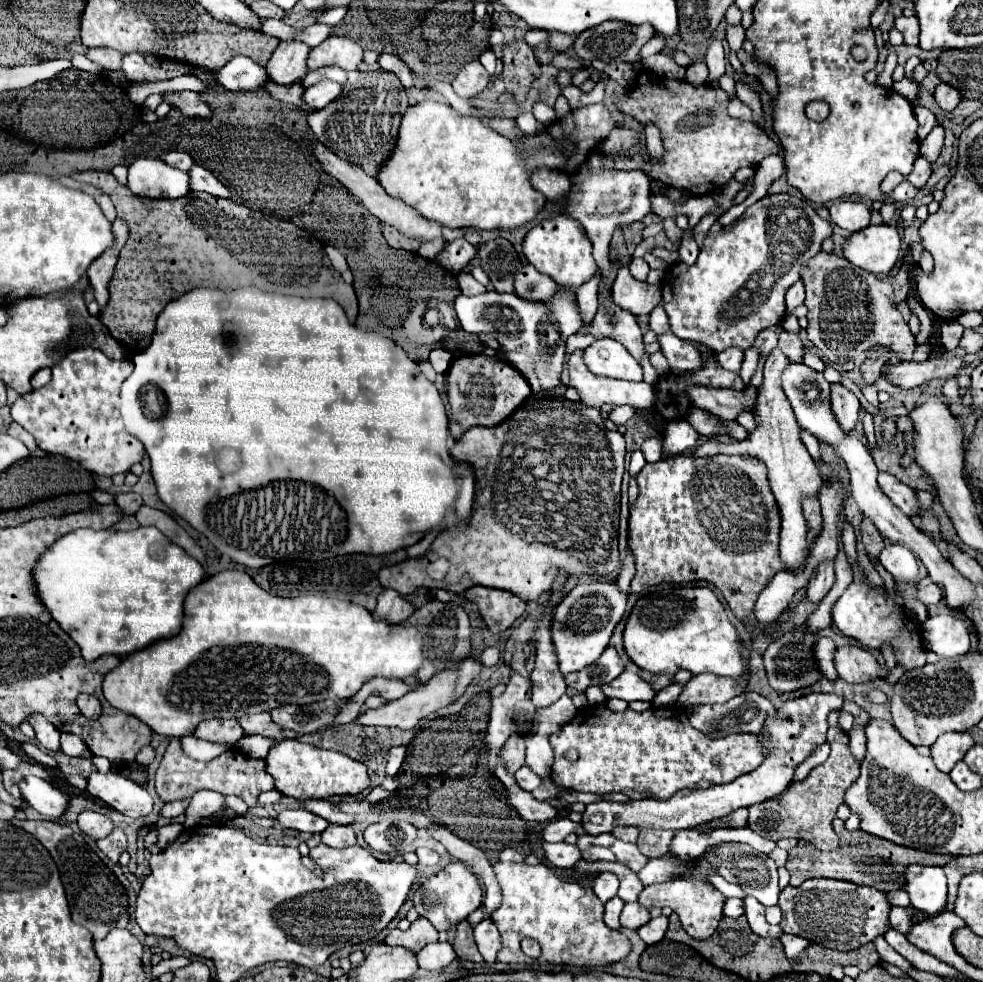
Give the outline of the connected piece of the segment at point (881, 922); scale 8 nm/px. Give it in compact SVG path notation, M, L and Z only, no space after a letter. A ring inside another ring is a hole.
M812 878L798 888L784 888L780 892L778 906L782 910L782 932L802 936L810 942L842 952L856 950L890 930L890 904L886 902L886 894L876 888L858 886L852 882Z

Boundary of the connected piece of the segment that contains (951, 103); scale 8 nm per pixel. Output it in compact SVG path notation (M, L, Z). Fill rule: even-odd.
M940 82L940 84L936 86L936 90L934 90L934 98L936 98L936 102L938 102L938 106L940 106L942 110L950 112L950 110L954 110L954 108L958 106L958 102L960 102L960 92L956 92L952 86Z

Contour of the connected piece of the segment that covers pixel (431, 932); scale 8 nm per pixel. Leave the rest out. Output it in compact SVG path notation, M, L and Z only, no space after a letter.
M418 918L416 922L410 924L410 928L406 932L402 932L398 928L390 930L384 942L388 946L404 946L404 948L412 948L414 952L418 952L426 944L438 942L438 932L426 918Z

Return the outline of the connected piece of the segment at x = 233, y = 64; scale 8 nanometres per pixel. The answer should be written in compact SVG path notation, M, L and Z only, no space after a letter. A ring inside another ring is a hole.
M246 56L232 58L224 68L218 70L218 84L228 90L258 90L268 82L262 66L254 64Z

